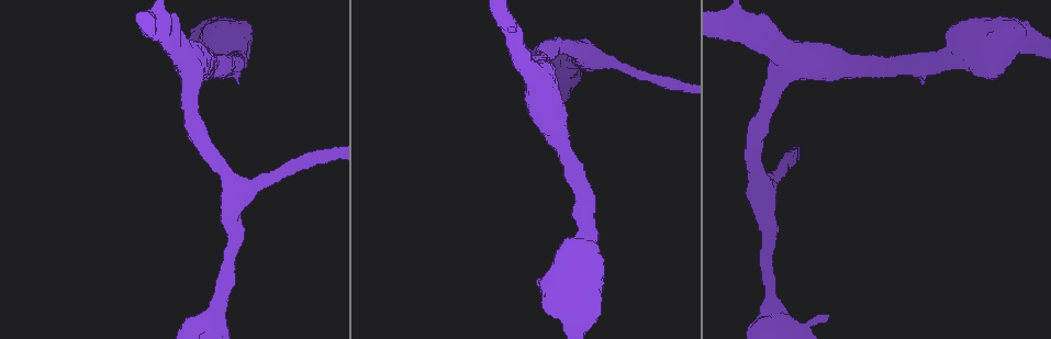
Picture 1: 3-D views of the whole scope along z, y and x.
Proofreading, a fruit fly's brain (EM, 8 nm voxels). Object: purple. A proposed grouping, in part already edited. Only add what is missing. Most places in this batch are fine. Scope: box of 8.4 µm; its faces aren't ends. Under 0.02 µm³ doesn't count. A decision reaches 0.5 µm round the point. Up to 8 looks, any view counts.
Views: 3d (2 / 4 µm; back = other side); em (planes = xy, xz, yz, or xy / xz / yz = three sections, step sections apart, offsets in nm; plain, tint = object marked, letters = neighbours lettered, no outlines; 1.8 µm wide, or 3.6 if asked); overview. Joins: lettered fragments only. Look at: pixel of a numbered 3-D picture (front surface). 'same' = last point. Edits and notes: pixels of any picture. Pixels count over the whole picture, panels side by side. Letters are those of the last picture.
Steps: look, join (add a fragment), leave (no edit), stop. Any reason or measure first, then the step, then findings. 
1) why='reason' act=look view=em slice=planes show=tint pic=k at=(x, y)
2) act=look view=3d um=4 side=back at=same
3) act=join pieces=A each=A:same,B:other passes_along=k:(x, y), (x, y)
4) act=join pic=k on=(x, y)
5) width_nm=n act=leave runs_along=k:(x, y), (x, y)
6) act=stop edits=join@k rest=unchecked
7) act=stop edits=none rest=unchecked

why='three arms meet' act=look view=em um=3.6 slice=yz step=16 show=letters pic=1 at=(766, 188)

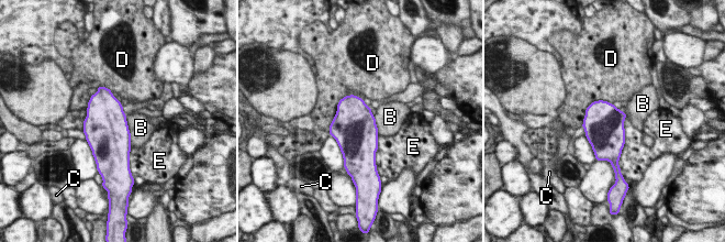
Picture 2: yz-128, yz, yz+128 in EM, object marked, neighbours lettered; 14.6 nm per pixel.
width_nm=500 act=leave each=B:other,C:other,D:other,E:other border=2:(125, 114), (131, 146) found='none of them fits'

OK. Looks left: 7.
why='calibre changes' act=look view=em um=3.6 slice=planes show=tint pic=1 at=(836, 66)

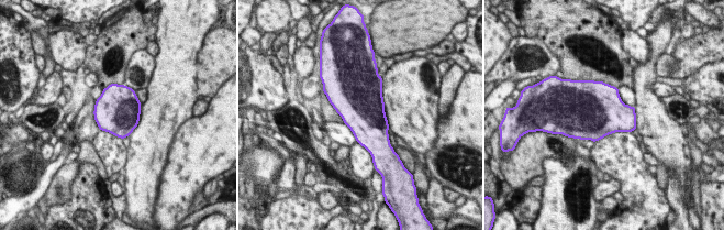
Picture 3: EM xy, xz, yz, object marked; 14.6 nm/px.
why='what lies round it' act=look view=em um=3.6 slice=planes show=letters at=same

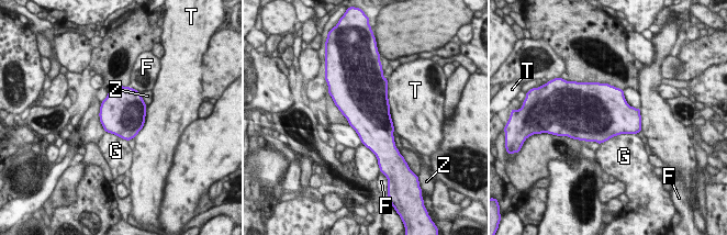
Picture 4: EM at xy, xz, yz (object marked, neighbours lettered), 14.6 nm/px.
longest_contact=G:550nm act=leave each=F:other,G:other,T:other,Z:other found='no lettered fragment goes on from it'

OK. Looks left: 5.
why='sudden change in width' act=look view=em slice=planes show=tint pic=1 at=(163, 27)

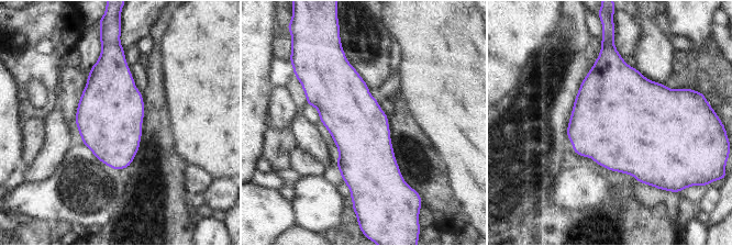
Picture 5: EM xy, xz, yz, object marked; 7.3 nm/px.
why='what lies round it' act=look view=em slice=planes show=letters at=same

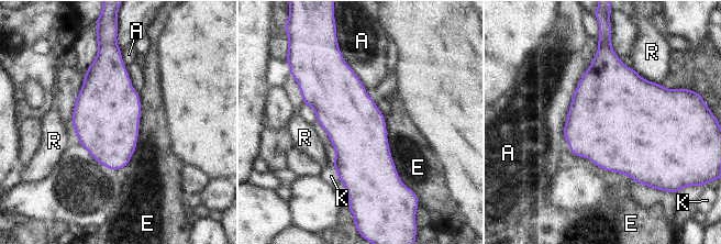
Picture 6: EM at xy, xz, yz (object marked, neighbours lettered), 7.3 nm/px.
act=leave each=A:other,E:other,K:other,R:other found='no lettered fragment goes on from it'

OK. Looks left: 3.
act=stop edits=none rest=unchecked

